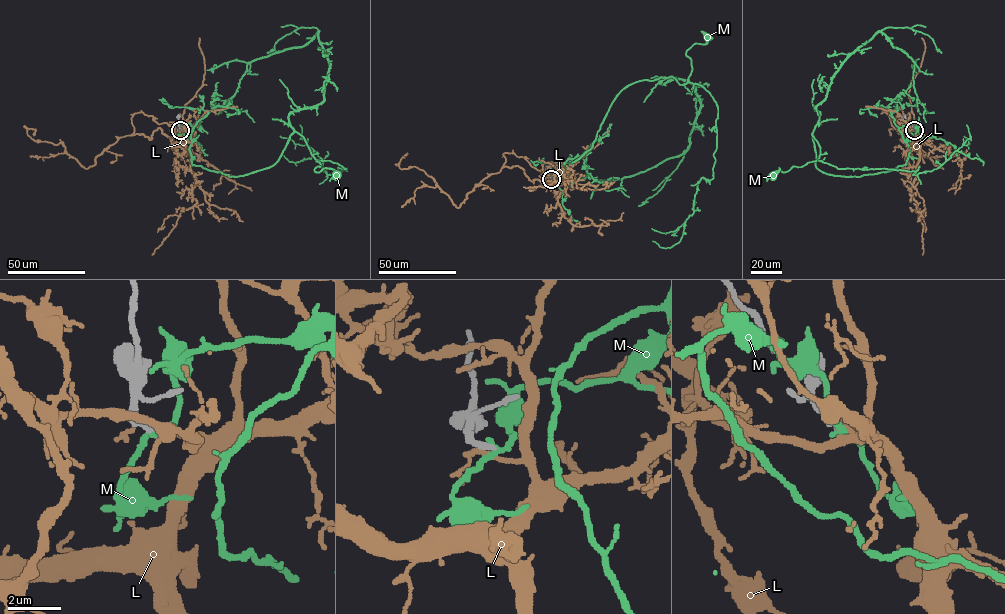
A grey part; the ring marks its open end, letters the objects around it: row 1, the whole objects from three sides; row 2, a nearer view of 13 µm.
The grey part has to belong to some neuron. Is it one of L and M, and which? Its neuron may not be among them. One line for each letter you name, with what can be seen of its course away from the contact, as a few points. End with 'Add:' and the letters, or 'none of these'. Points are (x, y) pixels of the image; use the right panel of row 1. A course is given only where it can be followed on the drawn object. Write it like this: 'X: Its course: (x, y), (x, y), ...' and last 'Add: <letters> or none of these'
Add: none of these

